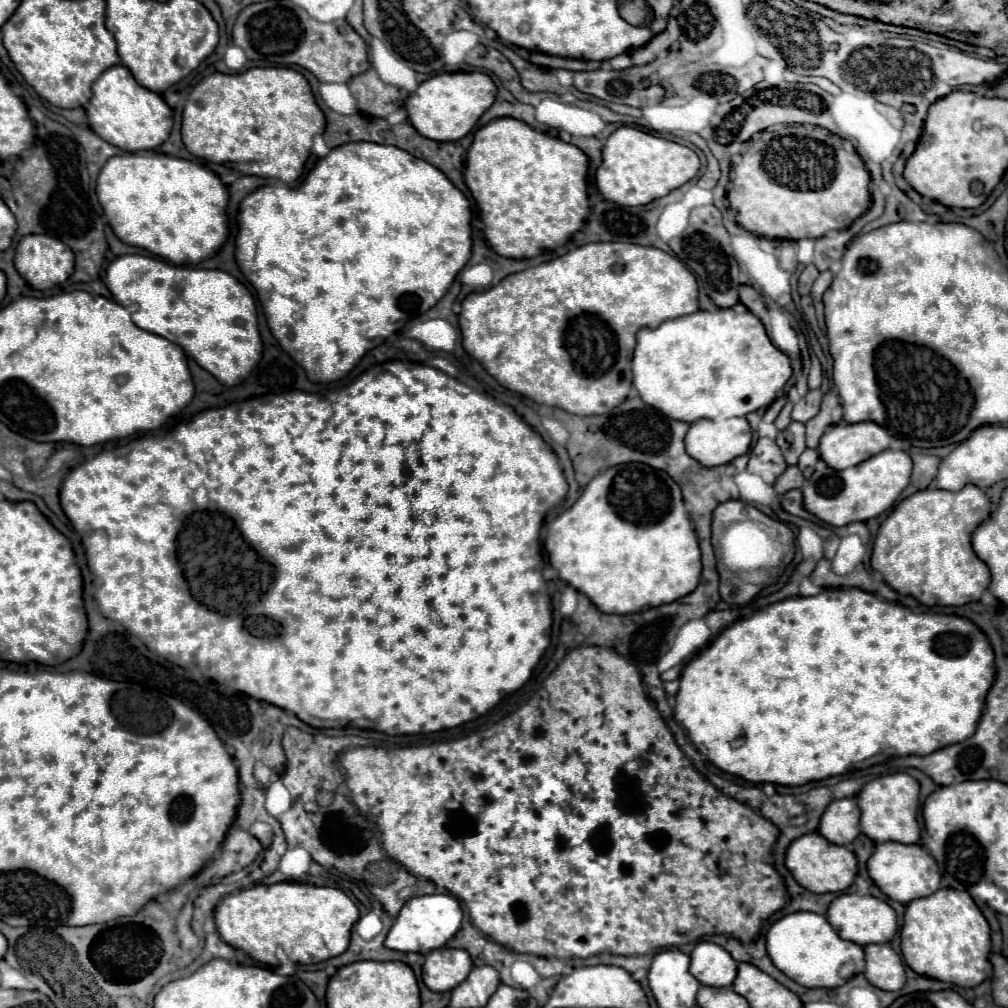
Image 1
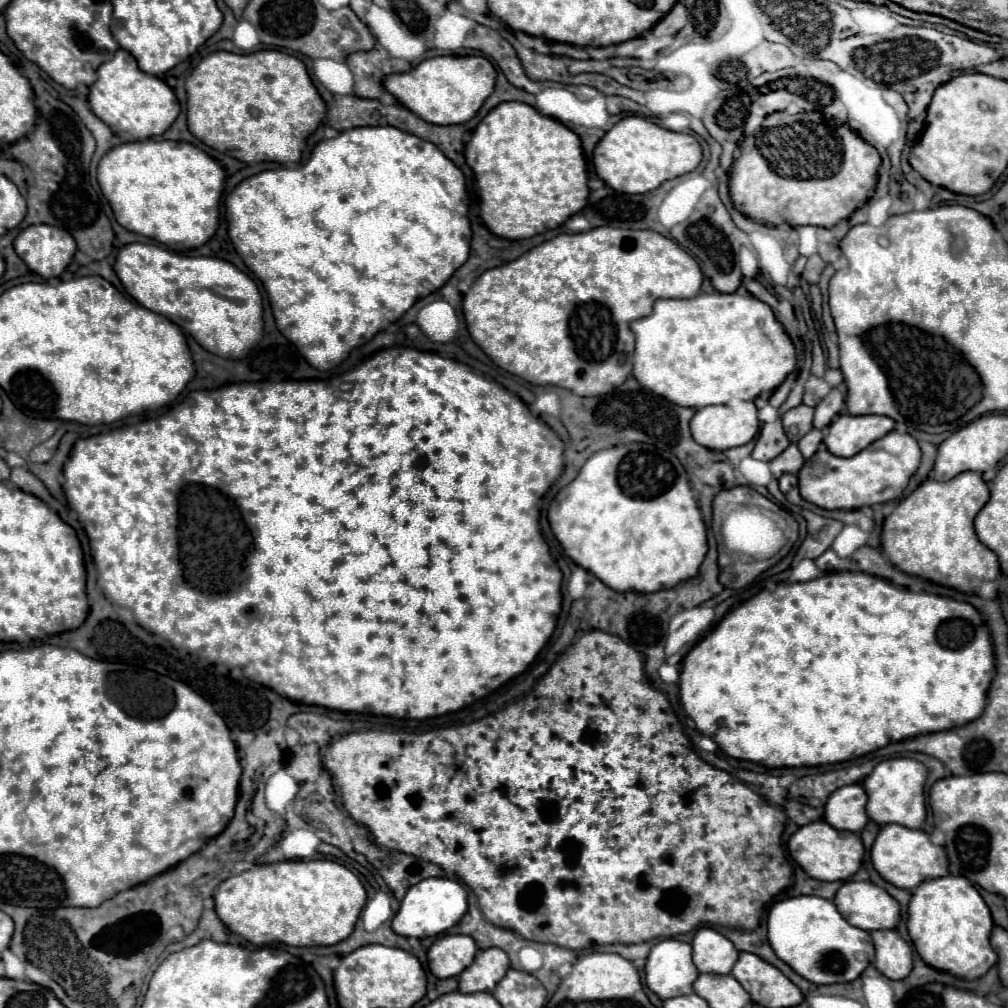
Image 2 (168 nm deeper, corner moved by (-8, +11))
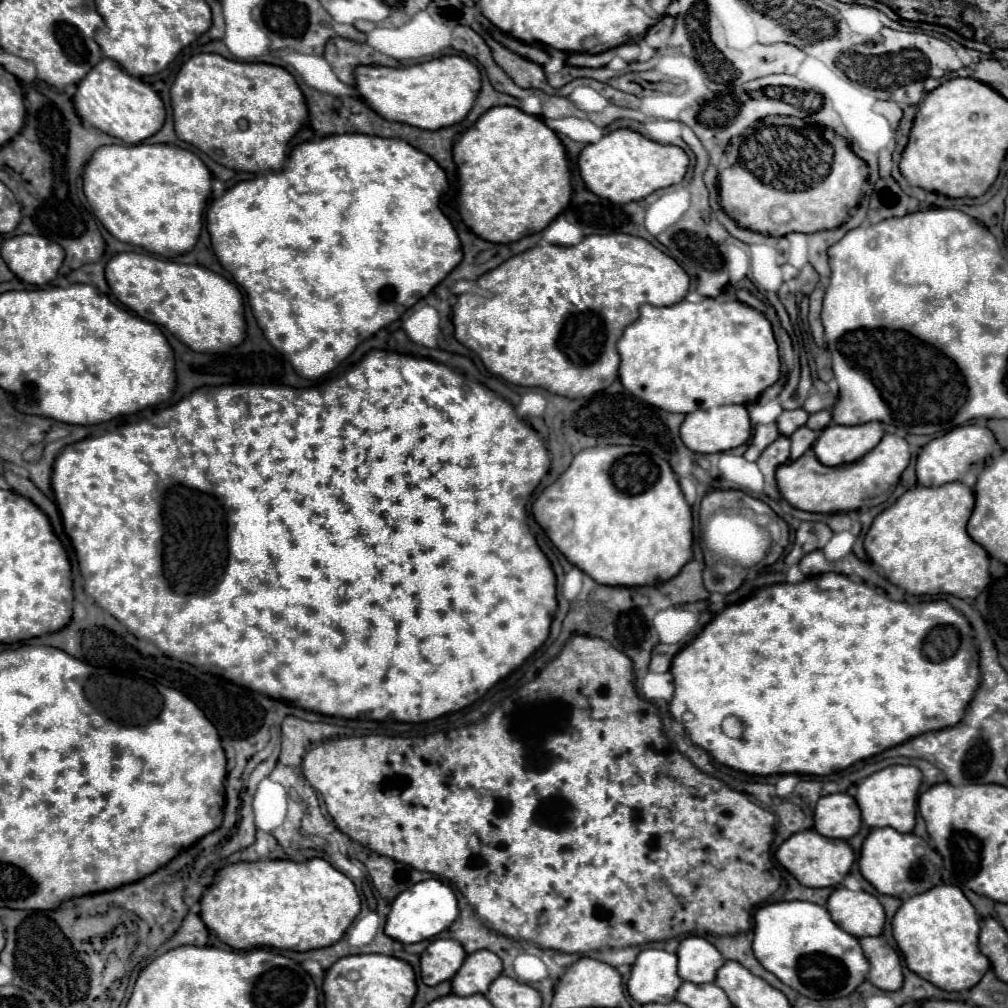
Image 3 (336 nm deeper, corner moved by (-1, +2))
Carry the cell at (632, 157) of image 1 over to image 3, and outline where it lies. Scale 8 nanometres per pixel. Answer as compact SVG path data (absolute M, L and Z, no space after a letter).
M615 129L603 135L601 141L587 145L577 163L589 191L611 203L623 205L639 201L657 189L681 183L689 167L689 157L681 147L661 145L631 129Z

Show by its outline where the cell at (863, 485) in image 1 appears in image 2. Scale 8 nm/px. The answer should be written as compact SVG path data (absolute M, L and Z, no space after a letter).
M892 430L884 438L872 442L866 450L850 458L834 456L828 450L818 450L810 460L806 460L806 466L802 466L796 476L800 496L804 500L826 510L854 510L900 498L918 464L918 442L910 434L898 434L896 430Z

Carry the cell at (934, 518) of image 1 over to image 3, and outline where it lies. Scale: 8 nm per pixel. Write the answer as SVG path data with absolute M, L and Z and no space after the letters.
M963 483L913 487L893 507L875 517L865 537L865 551L893 585L911 595L947 593L959 599L975 599L989 585L991 577L987 551L965 529L973 505L975 497Z

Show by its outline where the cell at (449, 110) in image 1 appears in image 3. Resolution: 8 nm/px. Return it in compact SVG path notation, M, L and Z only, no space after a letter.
M459 55L439 57L397 69L359 67L359 71L355 71L355 79L357 91L365 97L373 111L379 111L379 115L383 115L383 119L407 123L427 131L437 131L461 123L471 111L481 89L479 69Z

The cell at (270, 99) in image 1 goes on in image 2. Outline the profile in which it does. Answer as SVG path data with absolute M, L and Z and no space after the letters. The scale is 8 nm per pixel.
M216 50L204 56L186 80L188 130L206 146L242 162L300 162L302 148L312 130L326 116L326 104L314 88L306 66L278 50L258 50L252 54L232 54Z

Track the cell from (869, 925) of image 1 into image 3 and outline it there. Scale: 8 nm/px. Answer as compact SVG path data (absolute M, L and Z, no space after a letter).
M837 887L827 901L827 909L833 921L853 937L877 937L883 931L885 911L877 897L865 891Z

